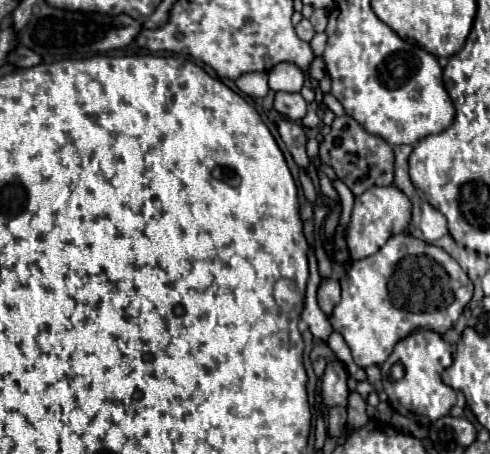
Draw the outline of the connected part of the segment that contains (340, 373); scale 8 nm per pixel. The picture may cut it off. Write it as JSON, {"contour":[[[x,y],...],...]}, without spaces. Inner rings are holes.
{"contour":[[[340,360],[326,364],[324,376],[322,376],[322,396],[328,408],[338,406],[338,404],[346,406],[348,402],[346,380],[348,380],[348,372]]]}

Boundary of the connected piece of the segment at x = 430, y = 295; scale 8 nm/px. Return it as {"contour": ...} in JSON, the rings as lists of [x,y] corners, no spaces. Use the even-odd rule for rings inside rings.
{"contour":[[[408,232],[392,236],[374,256],[352,262],[340,278],[342,300],[330,316],[358,366],[382,364],[398,340],[416,328],[430,328],[446,334],[456,324],[472,298],[472,282],[460,264],[442,248],[426,244]]]}

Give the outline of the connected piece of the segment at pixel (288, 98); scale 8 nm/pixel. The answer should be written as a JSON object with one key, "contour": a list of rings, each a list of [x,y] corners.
{"contour":[[[276,92],[276,98],[274,98],[274,108],[294,120],[294,122],[300,122],[304,116],[306,116],[306,100],[302,98],[302,94],[288,94],[288,92]]]}

